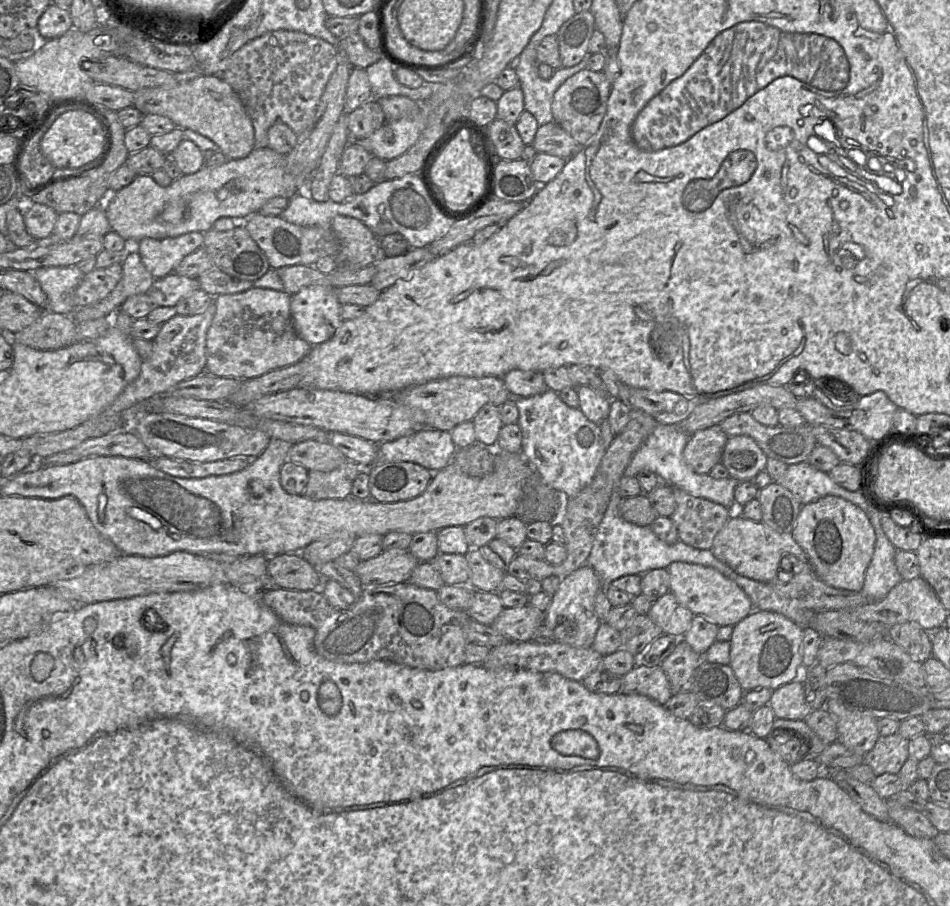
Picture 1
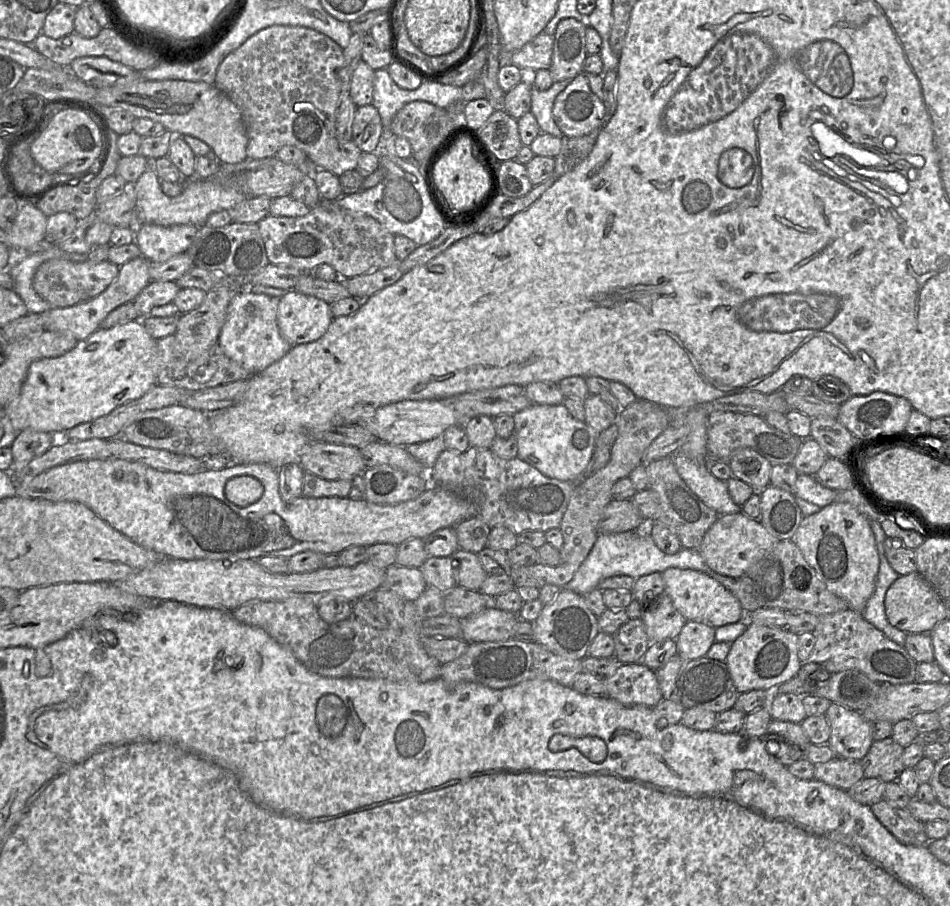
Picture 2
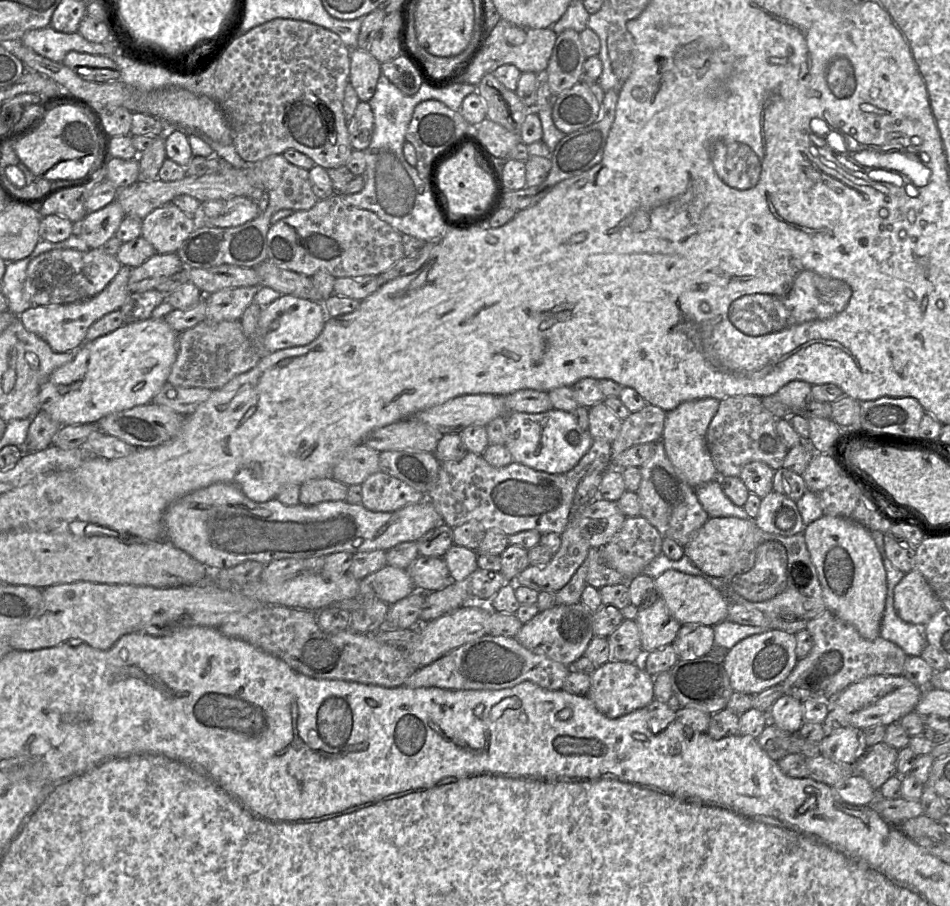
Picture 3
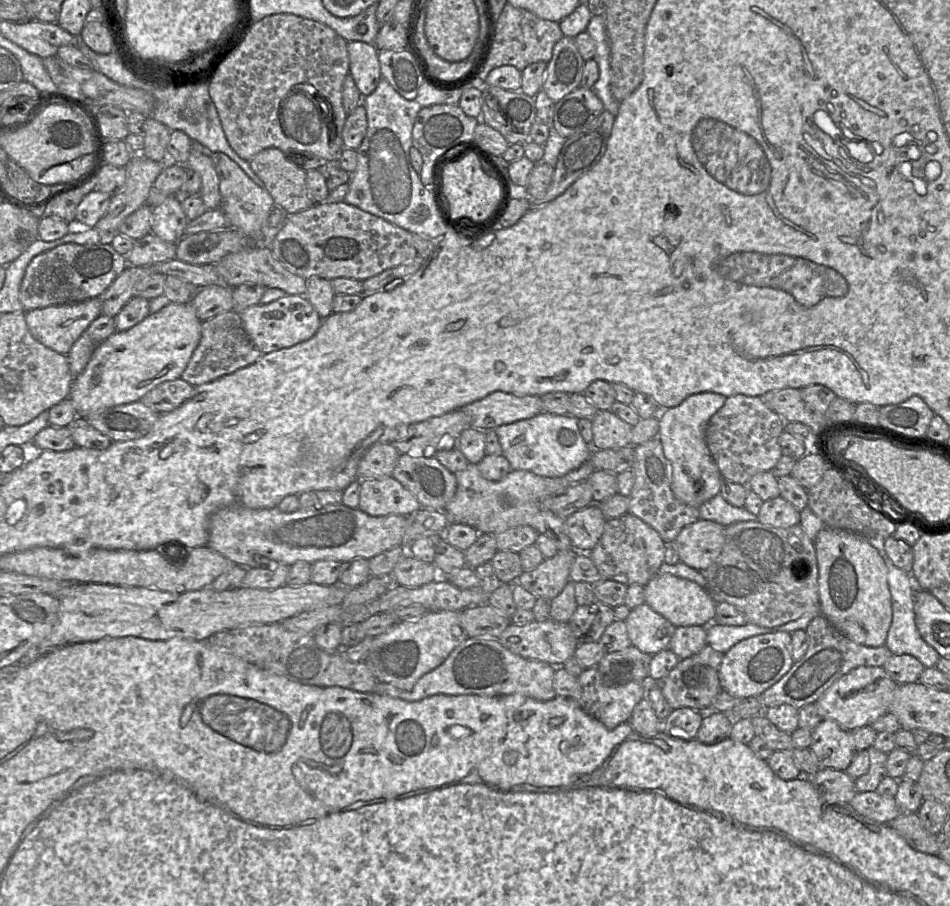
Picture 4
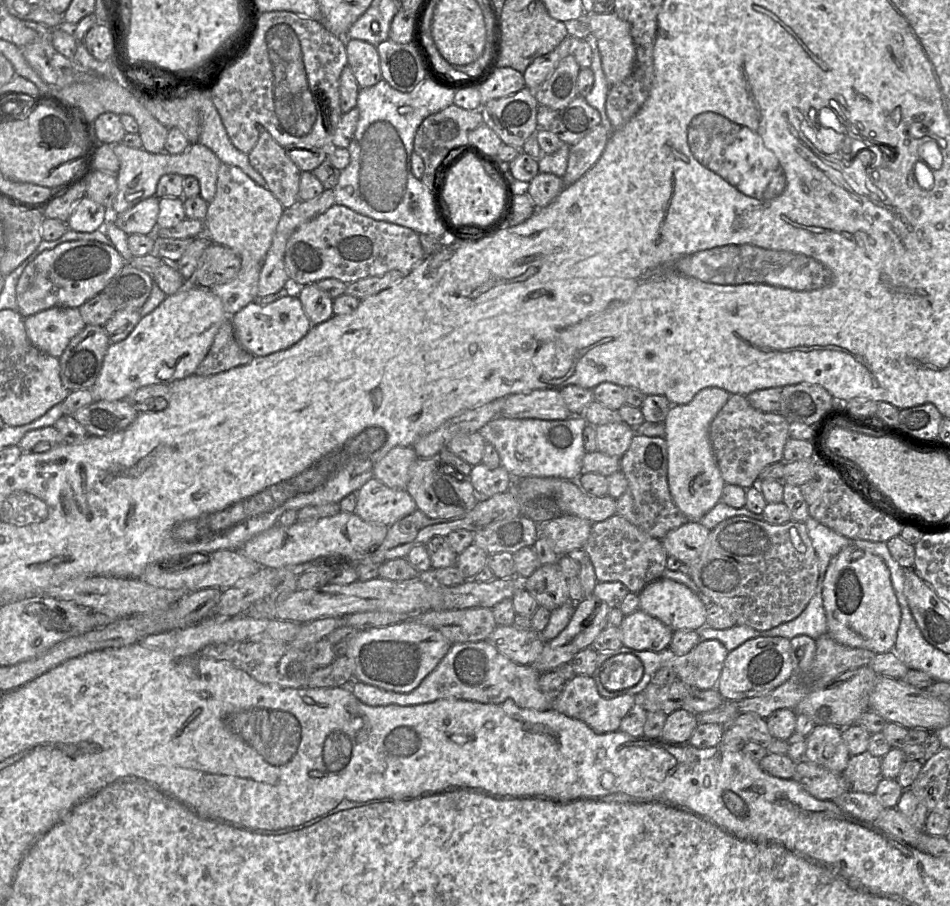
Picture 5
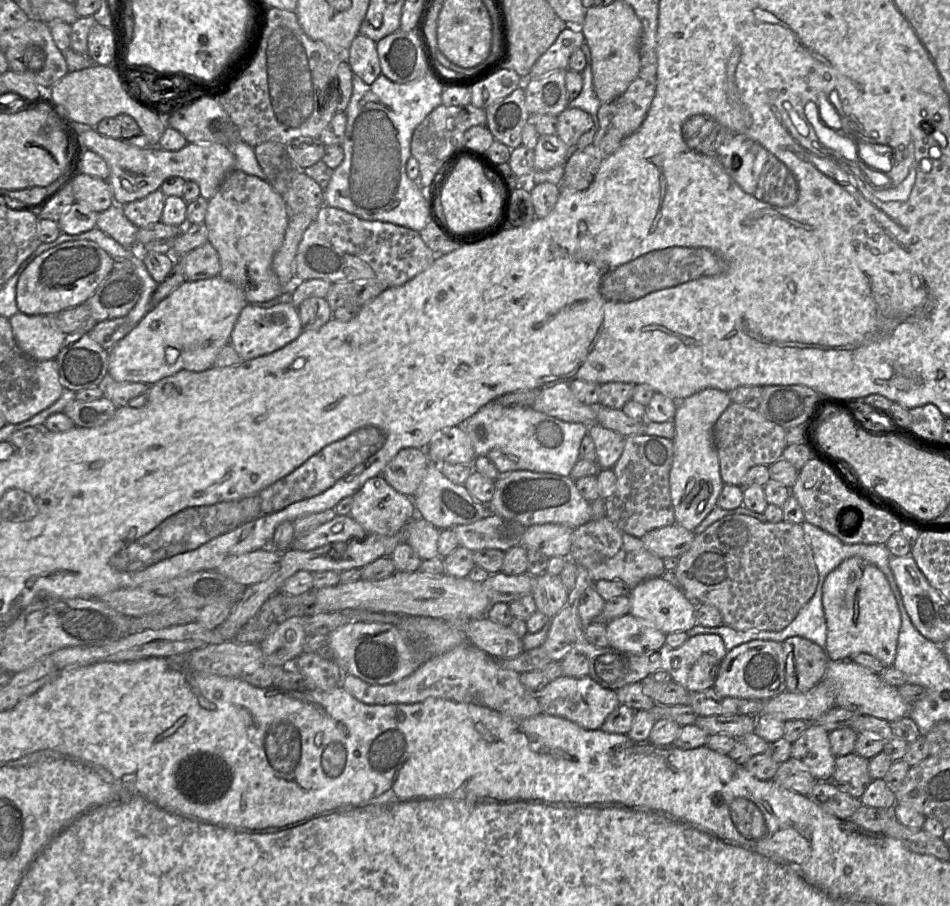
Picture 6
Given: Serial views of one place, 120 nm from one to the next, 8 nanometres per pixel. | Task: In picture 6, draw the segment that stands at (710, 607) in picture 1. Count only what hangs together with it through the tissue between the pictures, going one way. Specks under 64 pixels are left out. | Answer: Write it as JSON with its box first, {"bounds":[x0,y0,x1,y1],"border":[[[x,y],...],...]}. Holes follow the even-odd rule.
{"bounds":[629,577,697,634],"border":[[[663,577],[651,578],[631,589],[629,595],[630,614],[660,630],[664,634],[687,632],[696,625],[697,604],[684,592]]]}

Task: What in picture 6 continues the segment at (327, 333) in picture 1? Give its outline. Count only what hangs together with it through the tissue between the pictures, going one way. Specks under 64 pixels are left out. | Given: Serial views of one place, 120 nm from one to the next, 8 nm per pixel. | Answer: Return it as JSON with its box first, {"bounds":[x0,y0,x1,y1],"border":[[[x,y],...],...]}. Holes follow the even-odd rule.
{"bounds":[230,303,303,361],"border":[[[280,303],[270,308],[246,305],[235,323],[230,342],[243,361],[270,354],[295,340],[303,331],[298,307]]]}

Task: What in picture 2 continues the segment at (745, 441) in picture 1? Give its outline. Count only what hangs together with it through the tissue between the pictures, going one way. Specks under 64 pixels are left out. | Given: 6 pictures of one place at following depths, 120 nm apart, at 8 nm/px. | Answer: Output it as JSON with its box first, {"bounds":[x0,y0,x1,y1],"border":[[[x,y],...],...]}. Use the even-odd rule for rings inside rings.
{"bounds":[728,448,773,491],"border":[[[741,448],[732,453],[728,461],[734,477],[749,484],[755,491],[770,485],[773,465],[751,448]]]}

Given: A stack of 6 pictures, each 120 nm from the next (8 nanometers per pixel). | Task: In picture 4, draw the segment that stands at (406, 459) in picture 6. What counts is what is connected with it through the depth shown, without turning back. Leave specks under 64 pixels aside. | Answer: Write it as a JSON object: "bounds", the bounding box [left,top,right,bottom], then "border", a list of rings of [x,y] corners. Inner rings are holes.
{"bounds":[357,443,400,480],"border":[[[389,443],[372,445],[361,457],[357,480],[381,479],[392,476],[400,452]]]}

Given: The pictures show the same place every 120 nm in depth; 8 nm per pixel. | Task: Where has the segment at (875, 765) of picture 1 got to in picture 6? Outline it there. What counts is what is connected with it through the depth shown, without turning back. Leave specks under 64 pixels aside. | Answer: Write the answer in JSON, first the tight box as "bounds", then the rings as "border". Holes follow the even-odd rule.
{"bounds":[830,752,871,798],"border":[[[854,752],[836,757],[830,782],[839,790],[860,798],[871,781],[867,758]]]}

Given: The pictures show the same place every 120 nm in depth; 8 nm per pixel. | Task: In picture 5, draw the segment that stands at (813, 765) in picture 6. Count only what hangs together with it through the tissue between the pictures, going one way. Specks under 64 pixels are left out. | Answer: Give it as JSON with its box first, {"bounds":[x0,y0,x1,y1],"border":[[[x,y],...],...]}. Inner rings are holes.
{"bounds":[805,725,851,773],"border":[[[815,725],[806,736],[805,760],[834,773],[842,773],[851,757],[842,737],[842,730],[832,725]]]}

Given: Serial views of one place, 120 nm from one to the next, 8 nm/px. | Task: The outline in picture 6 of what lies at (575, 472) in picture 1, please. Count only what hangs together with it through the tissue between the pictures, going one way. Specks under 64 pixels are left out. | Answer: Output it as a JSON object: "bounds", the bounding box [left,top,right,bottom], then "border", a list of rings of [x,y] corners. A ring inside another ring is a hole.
{"bounds":[458,399,589,477],"border":[[[496,399],[480,408],[463,425],[458,426],[463,426],[470,437],[476,456],[488,457],[500,475],[526,470],[553,473],[564,477],[570,476],[572,468],[579,460],[580,444],[589,429],[588,425],[563,421],[536,411],[531,406],[505,407]]]}

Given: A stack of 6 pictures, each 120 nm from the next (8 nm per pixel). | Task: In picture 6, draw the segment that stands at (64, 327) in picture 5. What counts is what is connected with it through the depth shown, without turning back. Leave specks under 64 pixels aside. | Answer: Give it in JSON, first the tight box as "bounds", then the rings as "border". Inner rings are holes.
{"bounds":[9,311,67,360],"border":[[[18,311],[9,320],[23,353],[37,360],[57,357],[67,334],[58,327],[55,315],[25,315]]]}

